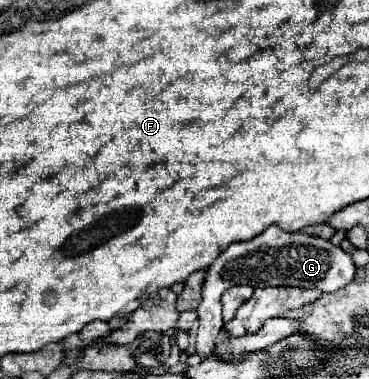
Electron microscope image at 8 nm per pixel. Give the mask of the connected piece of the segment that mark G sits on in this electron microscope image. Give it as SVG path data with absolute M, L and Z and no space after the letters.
M269 226L263 234L245 240L233 242L213 264L207 268L203 282L201 304L197 306L199 330L197 330L197 354L207 358L213 354L215 338L223 328L221 294L231 288L247 282L253 288L265 286L297 286L297 288L319 288L323 292L335 292L343 288L353 278L353 260L339 246L329 240L305 236L301 232L285 232L277 226Z

